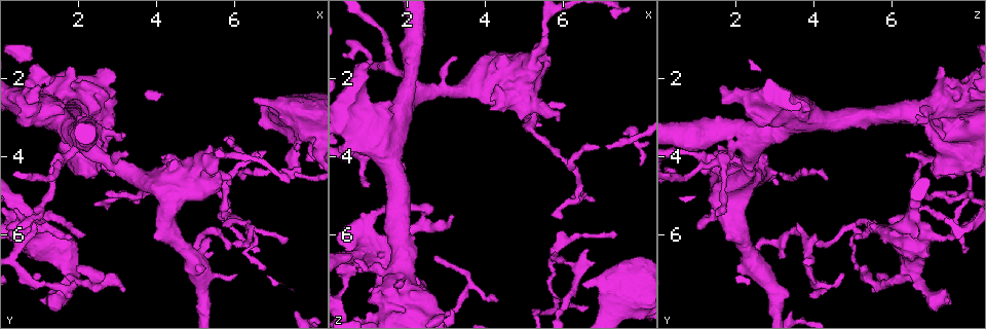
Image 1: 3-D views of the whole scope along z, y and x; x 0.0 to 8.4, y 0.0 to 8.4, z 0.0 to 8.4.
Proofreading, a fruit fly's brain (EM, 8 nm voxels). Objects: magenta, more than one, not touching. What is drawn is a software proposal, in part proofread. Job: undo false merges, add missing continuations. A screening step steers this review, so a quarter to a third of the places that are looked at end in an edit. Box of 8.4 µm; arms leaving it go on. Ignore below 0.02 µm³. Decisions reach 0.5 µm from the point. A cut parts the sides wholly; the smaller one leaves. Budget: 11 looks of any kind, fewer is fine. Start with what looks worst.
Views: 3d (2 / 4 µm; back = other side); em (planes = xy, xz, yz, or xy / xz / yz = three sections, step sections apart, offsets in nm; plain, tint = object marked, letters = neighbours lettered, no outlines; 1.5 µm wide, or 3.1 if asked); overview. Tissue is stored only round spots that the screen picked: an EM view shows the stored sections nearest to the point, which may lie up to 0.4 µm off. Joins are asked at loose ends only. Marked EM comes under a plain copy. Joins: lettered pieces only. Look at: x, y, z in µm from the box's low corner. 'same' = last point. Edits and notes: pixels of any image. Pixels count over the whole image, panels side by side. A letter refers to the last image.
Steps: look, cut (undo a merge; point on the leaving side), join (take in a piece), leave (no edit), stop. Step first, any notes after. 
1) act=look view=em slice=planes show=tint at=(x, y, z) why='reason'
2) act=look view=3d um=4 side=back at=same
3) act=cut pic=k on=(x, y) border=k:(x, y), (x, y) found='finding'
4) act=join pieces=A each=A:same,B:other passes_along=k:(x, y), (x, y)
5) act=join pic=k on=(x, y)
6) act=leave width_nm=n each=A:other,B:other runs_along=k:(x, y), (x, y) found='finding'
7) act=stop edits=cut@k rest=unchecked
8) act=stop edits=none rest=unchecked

act=look view=em slice=yz step=4 show=letters at=(0.85, 5.70, 3.65) why='an open end'

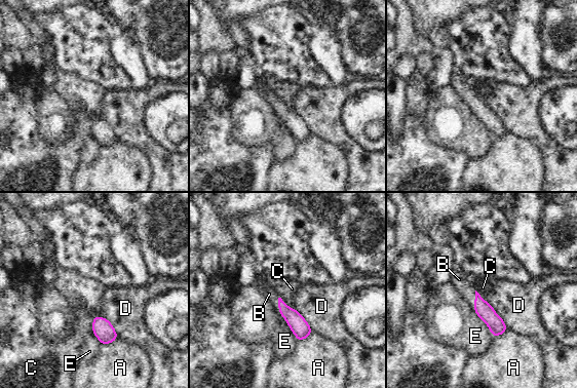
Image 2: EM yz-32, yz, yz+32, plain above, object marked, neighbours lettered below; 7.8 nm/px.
act=join pic=2 on=(459, 279) width_nm=90 each=A:other,B:same,C:other,D:other,E:other passes_along=2:(483, 309), (474, 300), (459, 279) found='the cell continues'

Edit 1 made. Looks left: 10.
act=look view=em slice=planes show=tint at=(3.10, 7.40, 5.50)

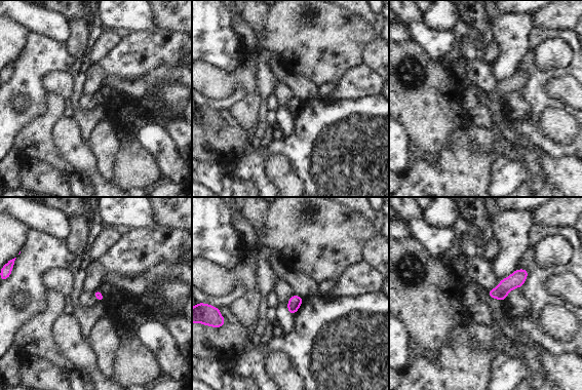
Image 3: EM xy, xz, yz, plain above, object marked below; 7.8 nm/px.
act=look view=em slice=planes show=letters at=same why='see the neighbours'

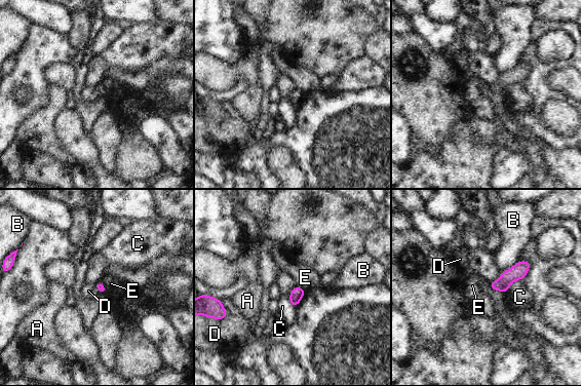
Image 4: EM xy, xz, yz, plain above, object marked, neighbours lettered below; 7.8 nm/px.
act=leave each=A:other,B:other,C:other,D:other,E:other border=4:(489, 283), (493, 288), (505, 293) found='none of them fits'

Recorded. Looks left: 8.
act=look view=em slice=planes show=letters at=(7.30, 6.10, 6.00) why='thin end'

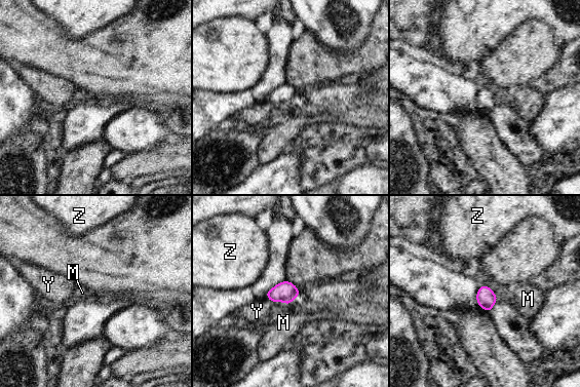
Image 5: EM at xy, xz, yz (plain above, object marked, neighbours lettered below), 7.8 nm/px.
act=leave width_nm=160 each=M:other,Y:other,Z:other found='none of them fits'

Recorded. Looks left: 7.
act=look view=3d um=4 at=(6.05, 7.00, 2.70) why='free end'

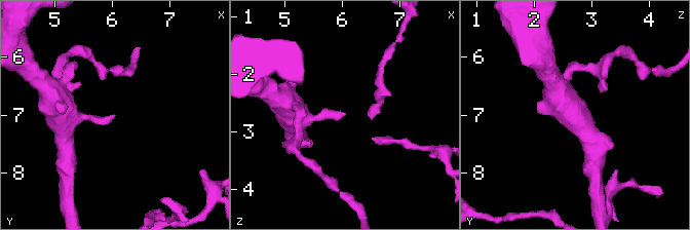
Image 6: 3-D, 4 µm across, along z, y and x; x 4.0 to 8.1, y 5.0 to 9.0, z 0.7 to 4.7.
act=look view=em slice=xz step=8 show=letters at=(6.00, 7.00, 2.65) why='need the tissue'

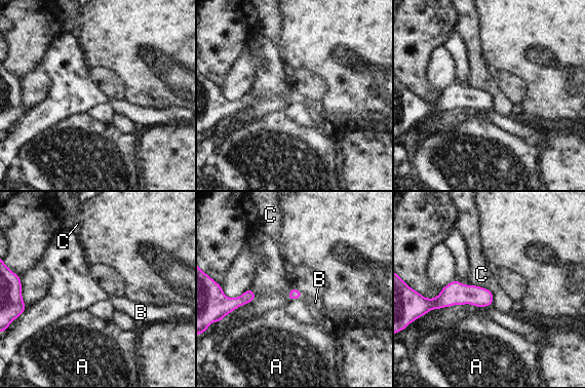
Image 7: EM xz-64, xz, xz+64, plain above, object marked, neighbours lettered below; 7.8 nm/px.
act=join pic=7 on=(315, 302) each=A:other,B:same,C:other found='it goes on there'

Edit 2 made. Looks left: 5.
act=stop edits=join@2,join@7 rest=unchecked

